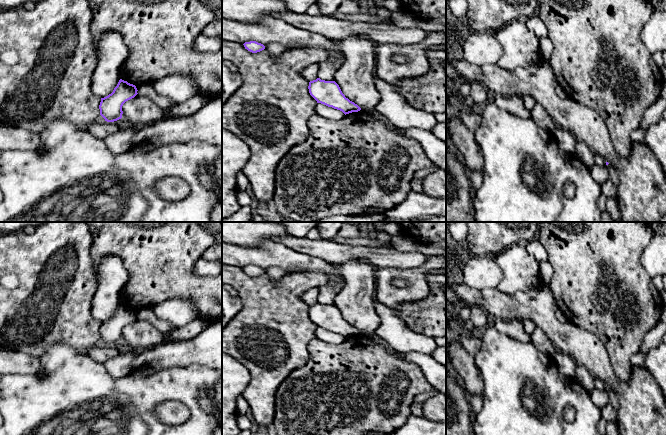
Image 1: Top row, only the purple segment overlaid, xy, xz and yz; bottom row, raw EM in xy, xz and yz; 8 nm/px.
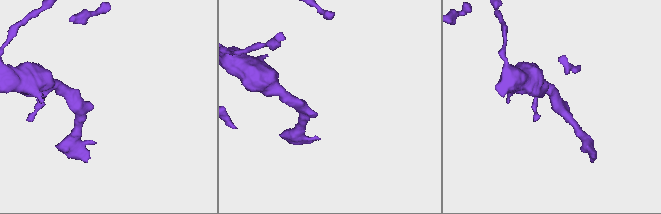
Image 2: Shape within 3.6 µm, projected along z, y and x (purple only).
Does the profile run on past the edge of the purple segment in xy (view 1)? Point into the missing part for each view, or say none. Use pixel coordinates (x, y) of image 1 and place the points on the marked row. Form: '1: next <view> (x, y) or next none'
1: next none

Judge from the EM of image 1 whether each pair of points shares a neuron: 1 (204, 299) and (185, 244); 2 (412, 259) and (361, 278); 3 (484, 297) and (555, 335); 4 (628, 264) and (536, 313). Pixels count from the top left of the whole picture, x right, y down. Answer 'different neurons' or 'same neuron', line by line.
1: same neuron
2: different neurons
3: same neuron
4: different neurons

